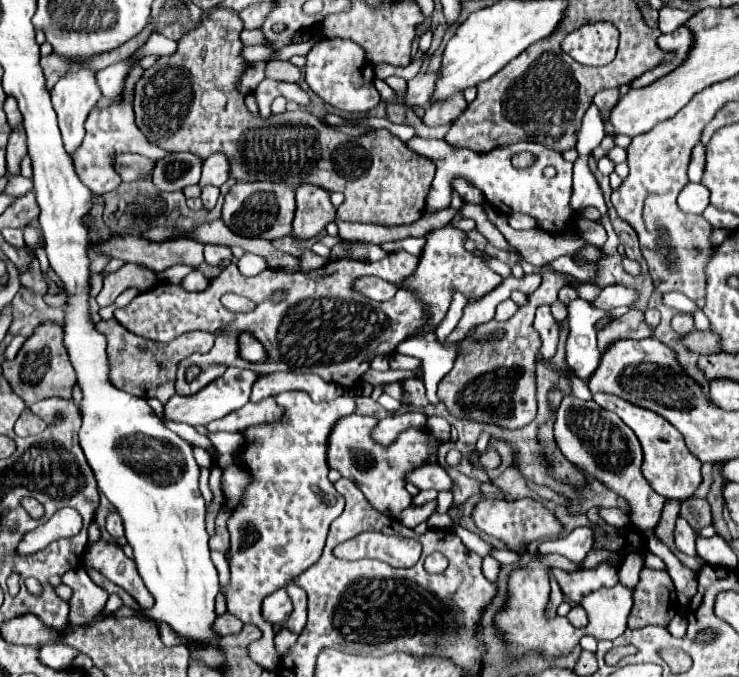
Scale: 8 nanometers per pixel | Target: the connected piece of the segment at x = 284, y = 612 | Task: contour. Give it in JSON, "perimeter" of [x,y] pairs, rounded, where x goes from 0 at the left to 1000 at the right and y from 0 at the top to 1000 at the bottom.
{"perimeter":[[[378,870],[367,879],[361,879],[356,888],[356,911],[372,923],[383,920],[394,903],[396,903],[396,894],[394,894],[394,885],[386,870]]]}

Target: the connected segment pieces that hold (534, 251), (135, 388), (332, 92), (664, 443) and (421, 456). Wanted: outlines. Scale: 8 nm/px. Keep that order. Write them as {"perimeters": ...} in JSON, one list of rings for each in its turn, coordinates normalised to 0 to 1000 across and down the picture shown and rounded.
{"perimeters":[[[[656,303],[659,321],[667,332],[673,332],[673,338],[683,347],[683,353],[702,368],[702,374],[708,377],[708,383],[724,394],[732,394],[759,377],[773,377],[773,371],[781,371],[786,362],[794,362],[786,350],[783,353],[762,353],[756,347],[748,344],[732,344],[729,338],[719,338],[719,341],[697,341],[686,332],[683,321],[675,321],[675,315]]],[[[156,471],[131,477],[131,486],[145,498],[145,524],[147,524],[147,536],[150,536],[150,566],[158,575],[172,578],[183,586],[215,589],[221,598],[237,581],[237,554],[240,554],[242,536],[261,521],[281,521],[290,510],[291,498],[294,498],[294,492],[258,489],[258,492],[240,498],[231,507],[210,507],[210,504],[185,498],[183,492],[166,486],[166,480],[161,480],[161,474],[156,474]]],[[[459,55],[432,58],[415,78],[413,102],[415,102],[413,120],[418,123],[421,134],[437,143],[459,164],[497,167],[513,152],[513,137],[505,129],[505,117],[507,117],[505,96],[494,87],[491,72],[486,72],[486,66],[470,58],[459,58]]],[[[805,581],[802,592],[811,595],[816,604],[835,610],[846,622],[846,628],[851,628],[859,637],[859,643],[865,645],[865,651],[870,657],[870,669],[873,669],[870,699],[892,731],[897,731],[903,737],[916,737],[916,740],[927,740],[927,737],[938,734],[940,722],[951,710],[949,681],[940,678],[940,672],[930,663],[924,643],[900,616],[894,616],[878,604],[870,604],[865,598],[854,598],[851,592],[843,592],[840,586],[821,583],[821,581]]],[[[472,613],[456,622],[445,643],[445,690],[475,708],[505,752],[540,764],[540,758],[556,746],[556,731],[548,722],[548,702],[556,693],[572,690],[599,654],[575,634],[548,634],[545,640],[540,640],[537,651],[532,651],[526,660],[518,660],[502,648],[502,634],[507,628],[510,616],[497,613]]]]}

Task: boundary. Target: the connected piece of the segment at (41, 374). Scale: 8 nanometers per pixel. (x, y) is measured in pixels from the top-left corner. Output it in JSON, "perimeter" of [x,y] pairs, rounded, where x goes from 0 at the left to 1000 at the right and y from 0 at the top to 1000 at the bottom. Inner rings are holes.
{"perimeter":[[[69,474],[55,477],[42,492],[42,498],[37,498],[23,527],[18,533],[7,533],[1,542],[4,542],[4,557],[12,563],[18,581],[23,581],[34,592],[34,598],[42,598],[64,586],[96,589],[101,572],[101,548],[85,513],[85,486],[77,477]]]}

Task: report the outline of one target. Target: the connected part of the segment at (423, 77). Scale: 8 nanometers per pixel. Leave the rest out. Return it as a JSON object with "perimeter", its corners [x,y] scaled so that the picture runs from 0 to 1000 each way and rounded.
{"perimeter":[[[594,105],[586,108],[567,108],[562,117],[553,120],[551,143],[543,149],[545,155],[578,155],[583,149],[583,137],[589,137],[589,120],[594,117]]]}

